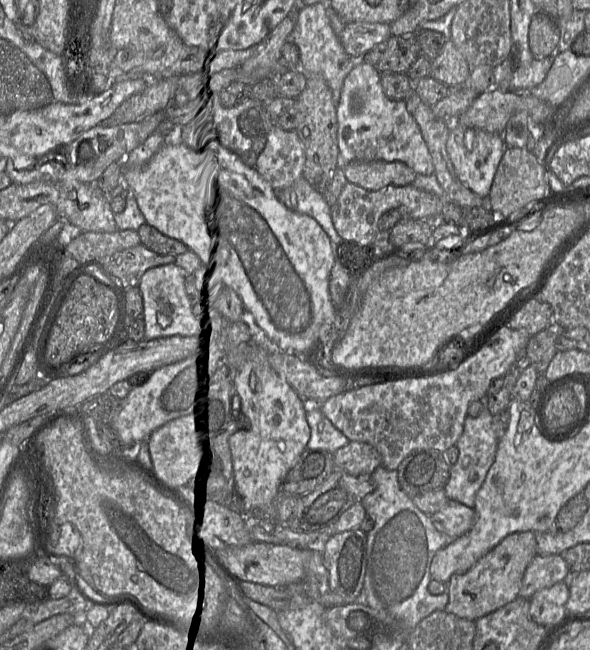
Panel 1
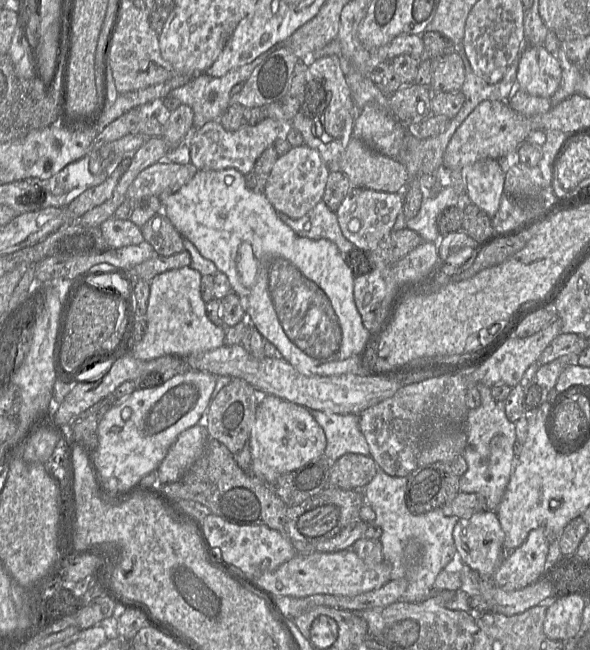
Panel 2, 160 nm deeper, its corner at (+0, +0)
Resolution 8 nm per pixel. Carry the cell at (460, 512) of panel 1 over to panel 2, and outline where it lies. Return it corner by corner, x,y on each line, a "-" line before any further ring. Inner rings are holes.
494,511
460,518
453,538
462,561
481,578
490,578
505,557
505,534

